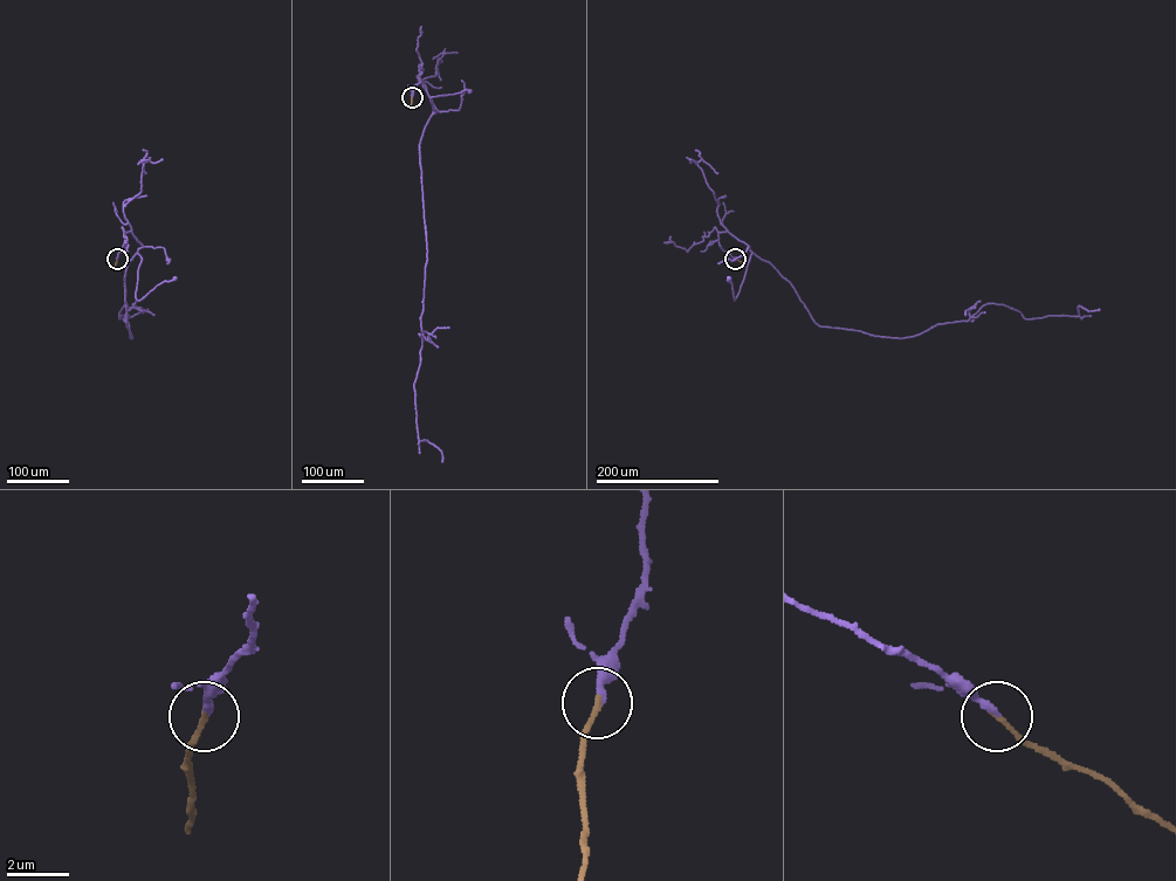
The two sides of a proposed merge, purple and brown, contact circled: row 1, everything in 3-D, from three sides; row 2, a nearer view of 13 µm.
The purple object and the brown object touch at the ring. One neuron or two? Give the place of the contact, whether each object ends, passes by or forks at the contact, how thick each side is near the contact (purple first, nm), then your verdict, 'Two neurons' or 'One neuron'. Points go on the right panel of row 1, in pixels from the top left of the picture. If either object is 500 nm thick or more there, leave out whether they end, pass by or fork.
Place: (735, 259). At the ring purple ends. At the ring brown ends. Thickness 200 nm (purple) against 190 nm. One neuron

